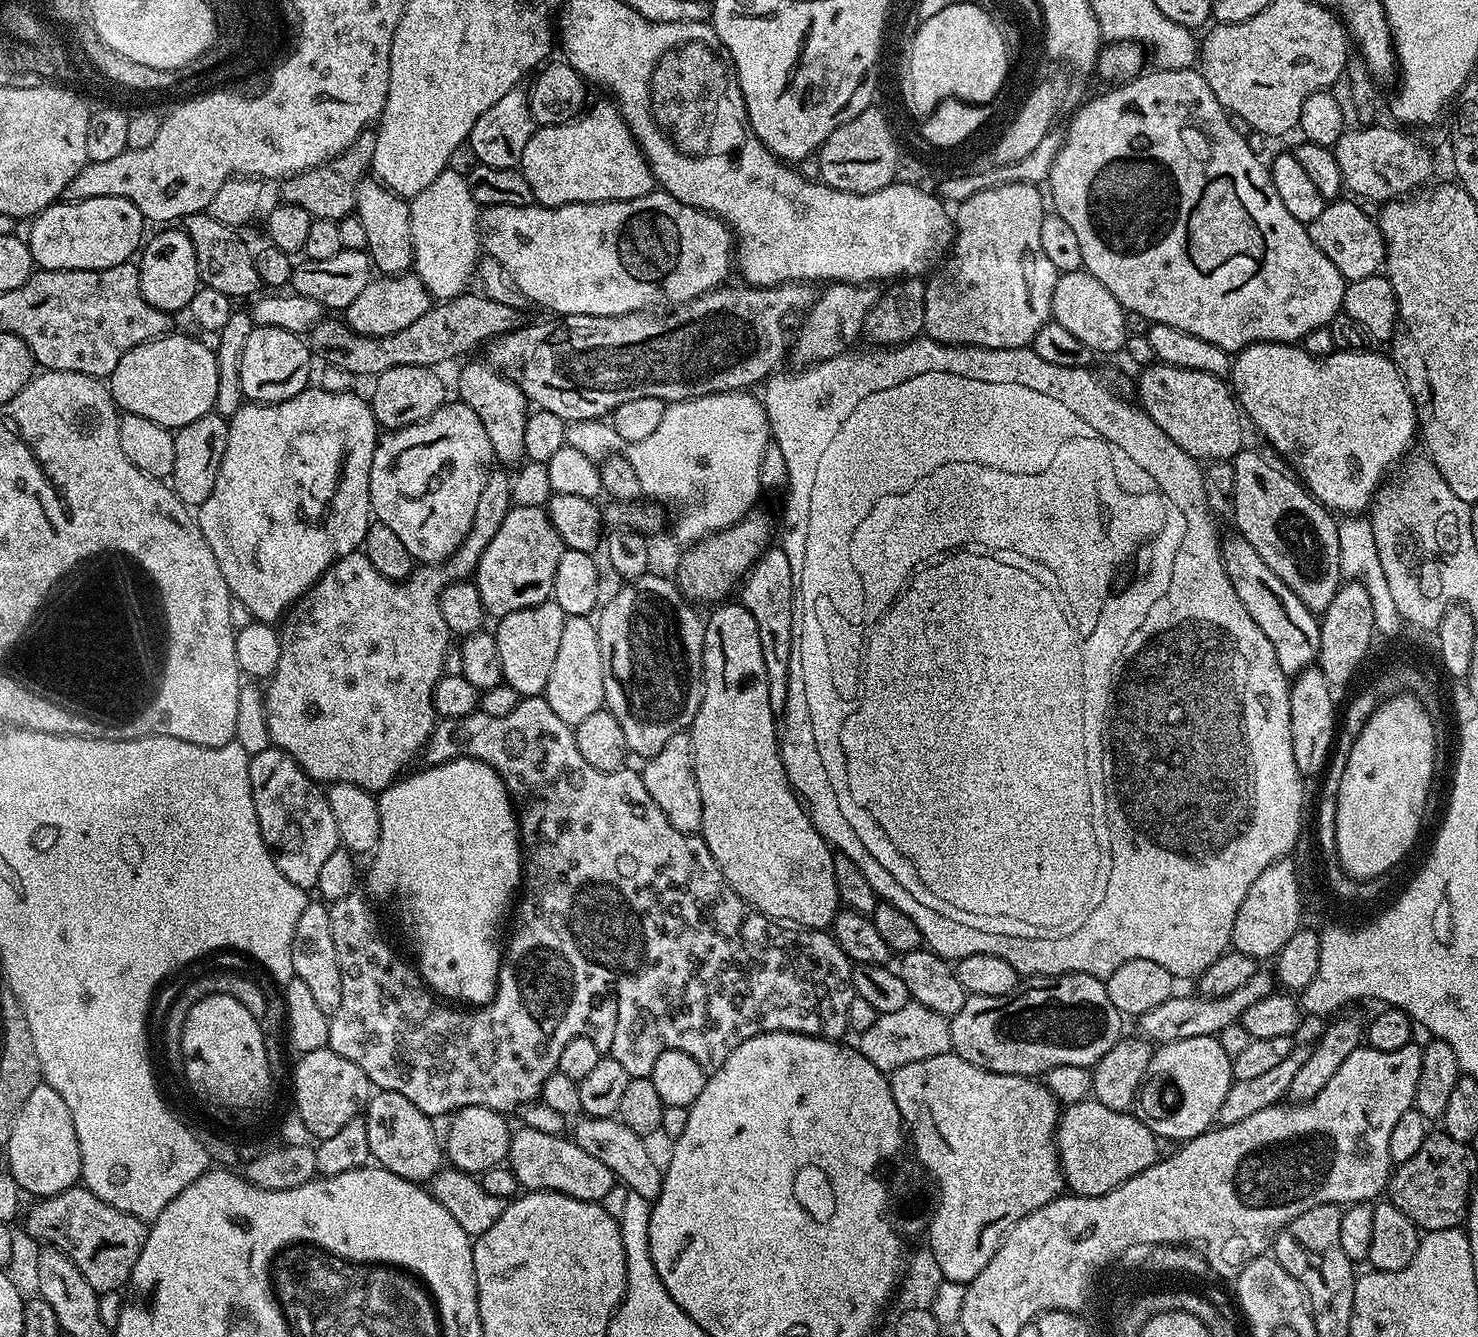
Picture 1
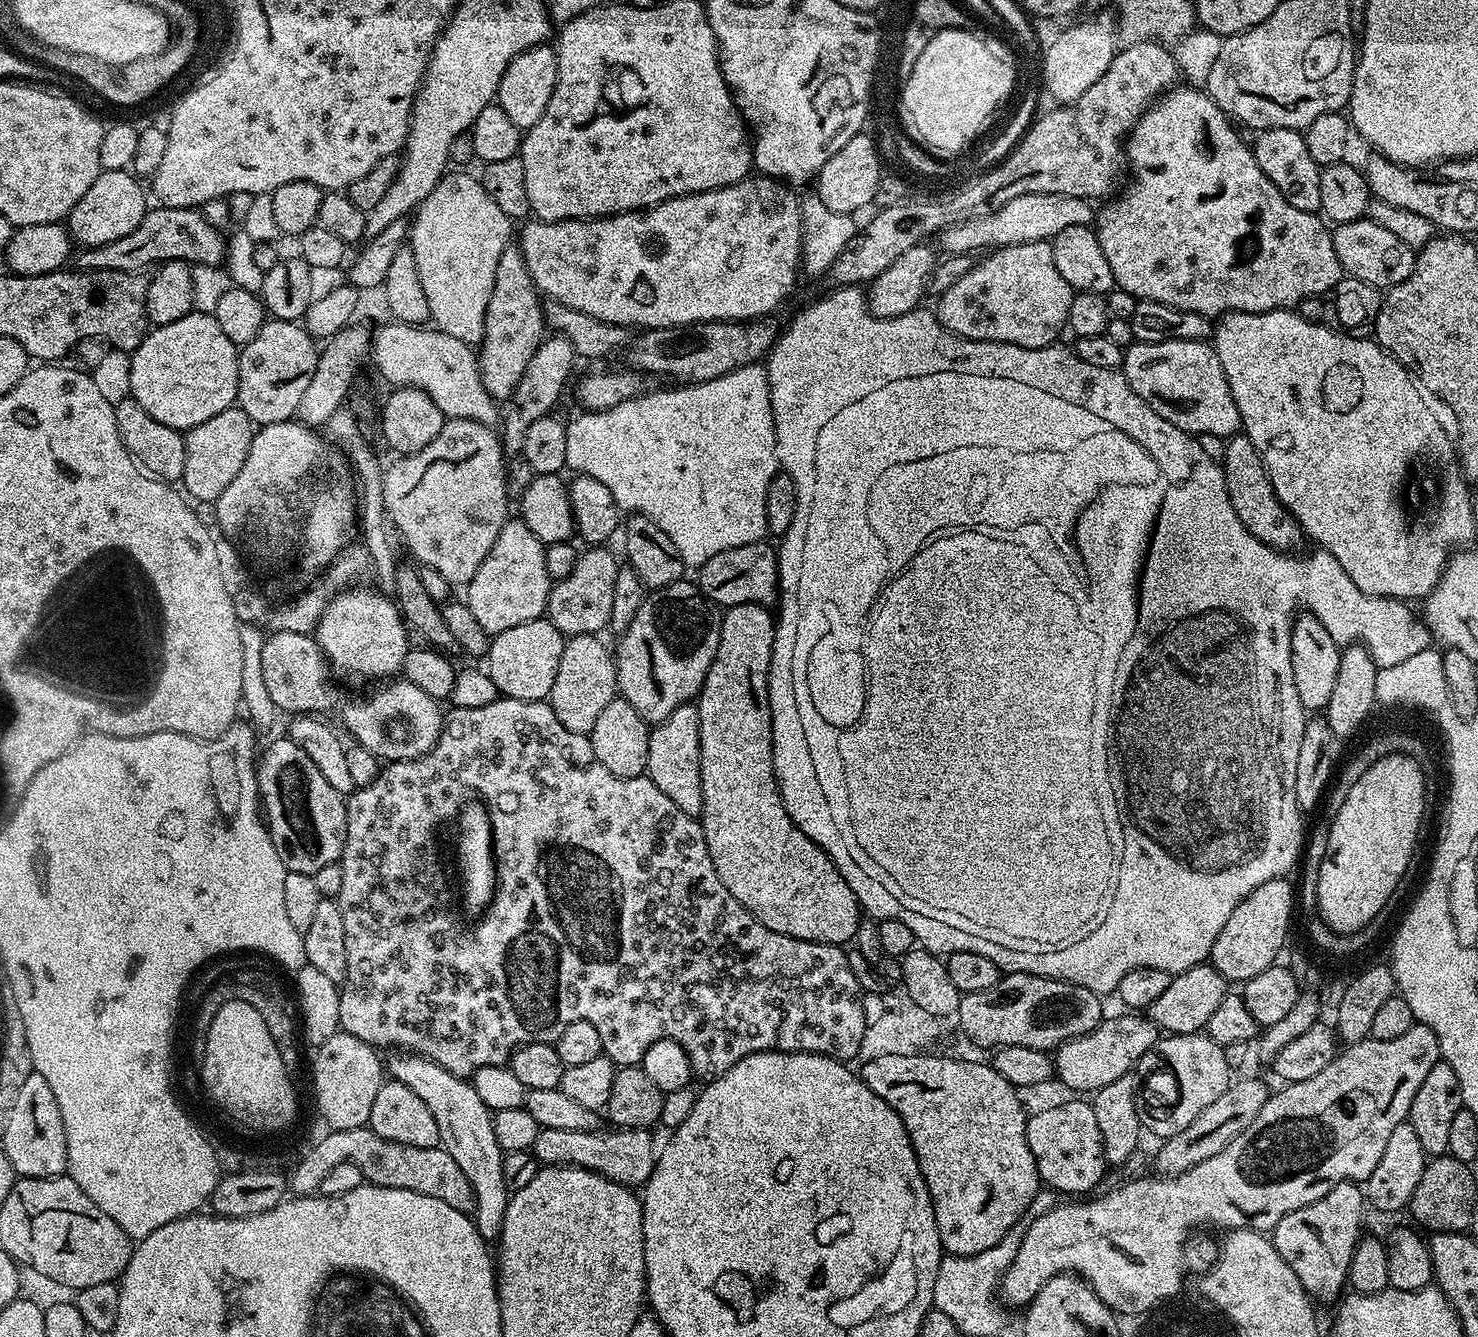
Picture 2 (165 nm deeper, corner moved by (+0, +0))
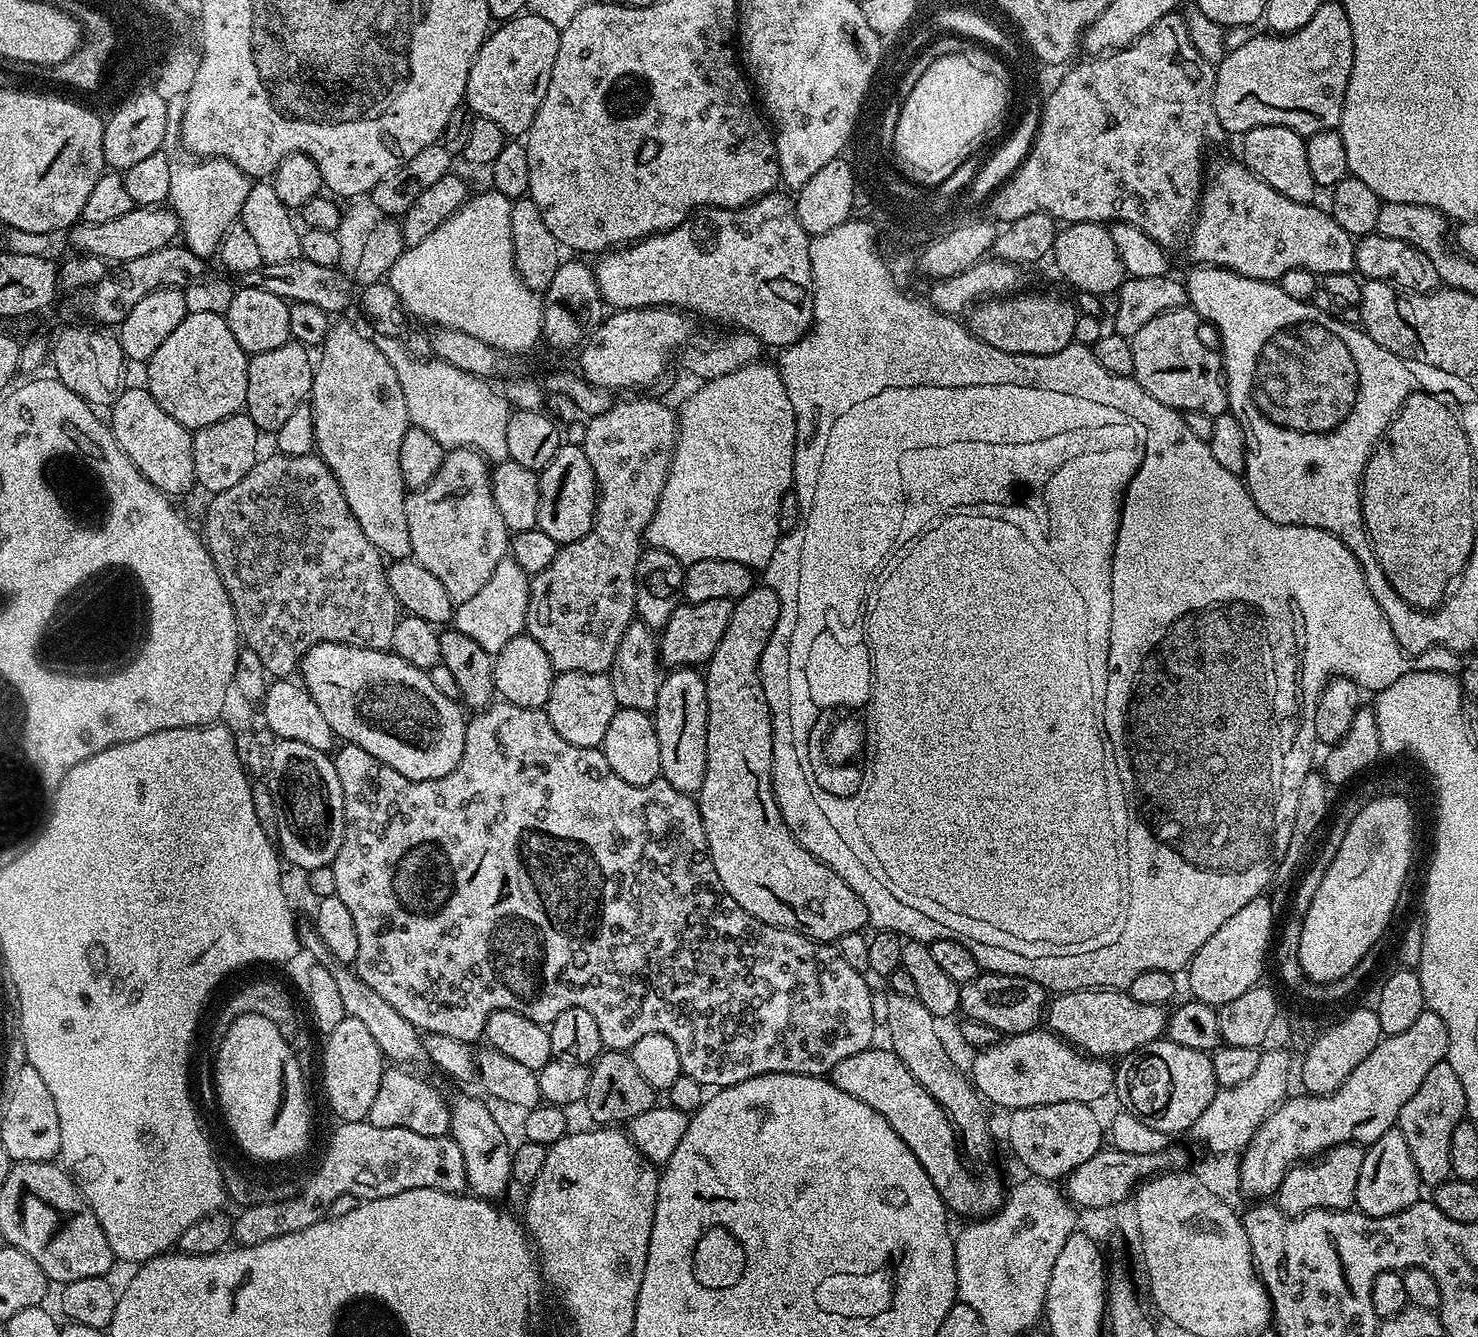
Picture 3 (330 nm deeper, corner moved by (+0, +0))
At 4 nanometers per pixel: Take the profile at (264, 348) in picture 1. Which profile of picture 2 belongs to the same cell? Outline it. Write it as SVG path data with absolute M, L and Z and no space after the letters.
M265 319L262 330L250 338L240 349L240 361L238 362L238 390L236 391L236 404L251 418L253 425L263 426L291 420L298 410L298 401L302 399L302 393L306 386L310 386L310 378L314 378L314 366L318 366L317 341L308 333L303 323L295 320Z

